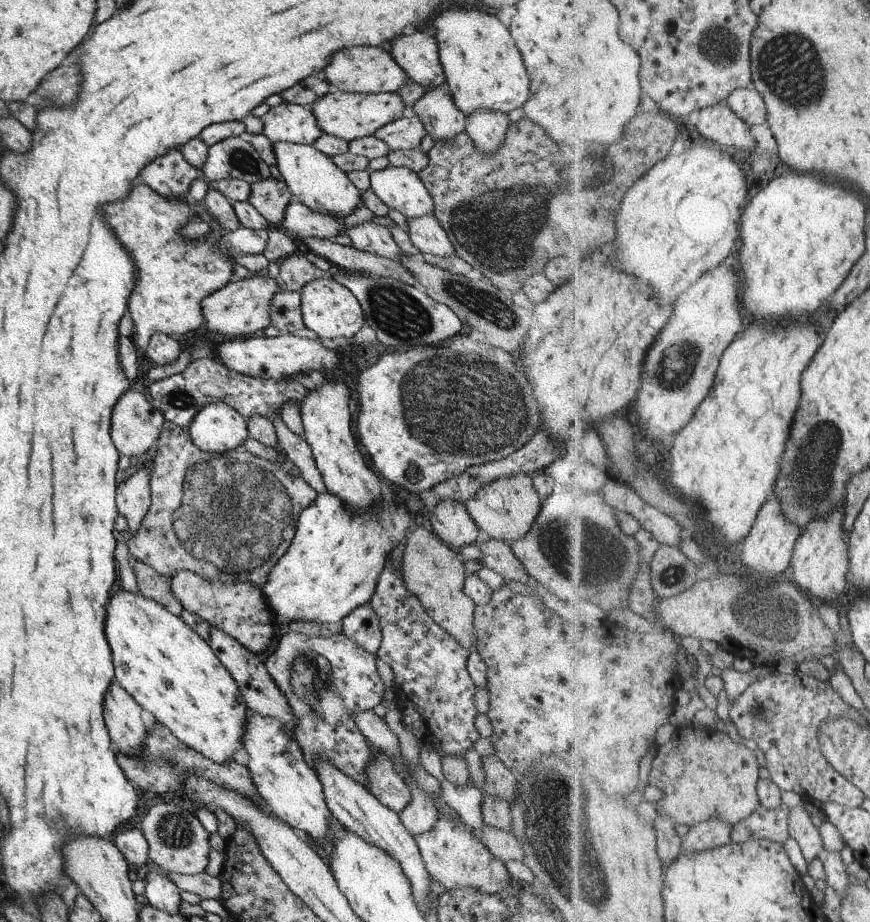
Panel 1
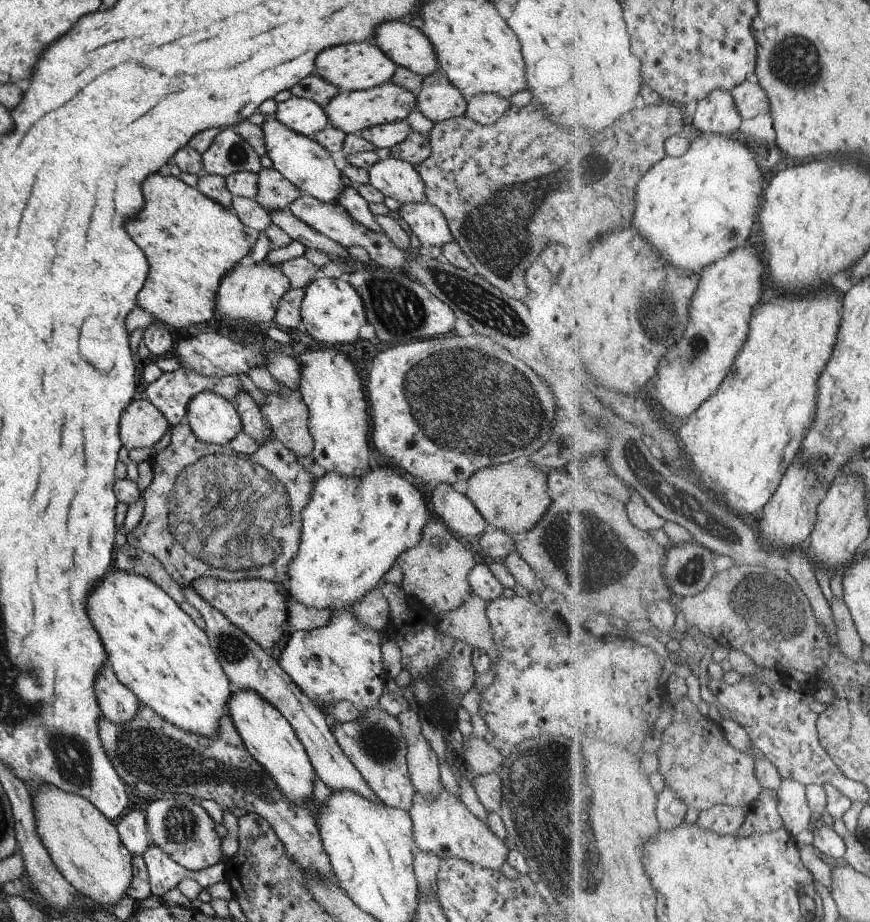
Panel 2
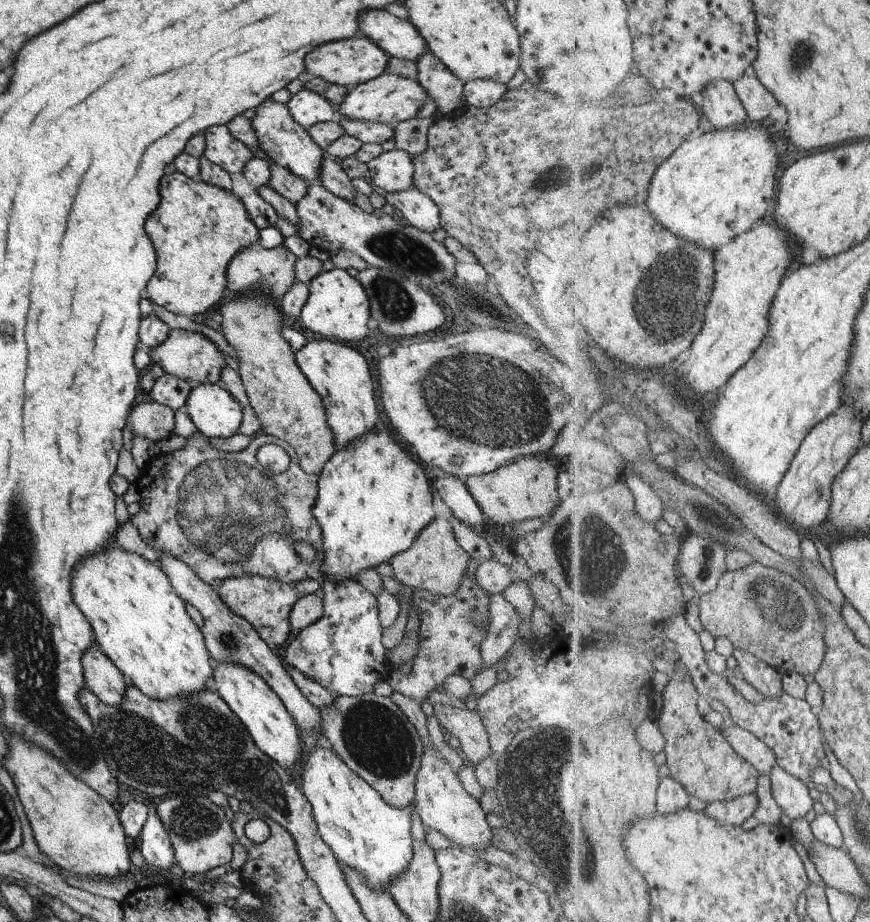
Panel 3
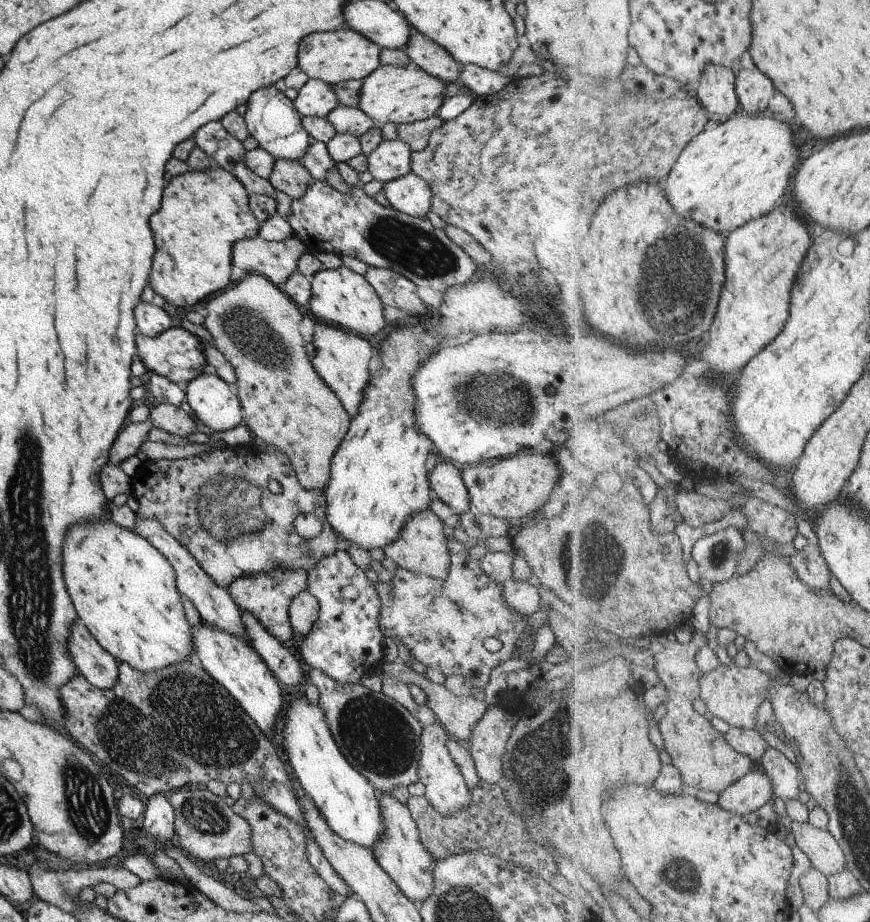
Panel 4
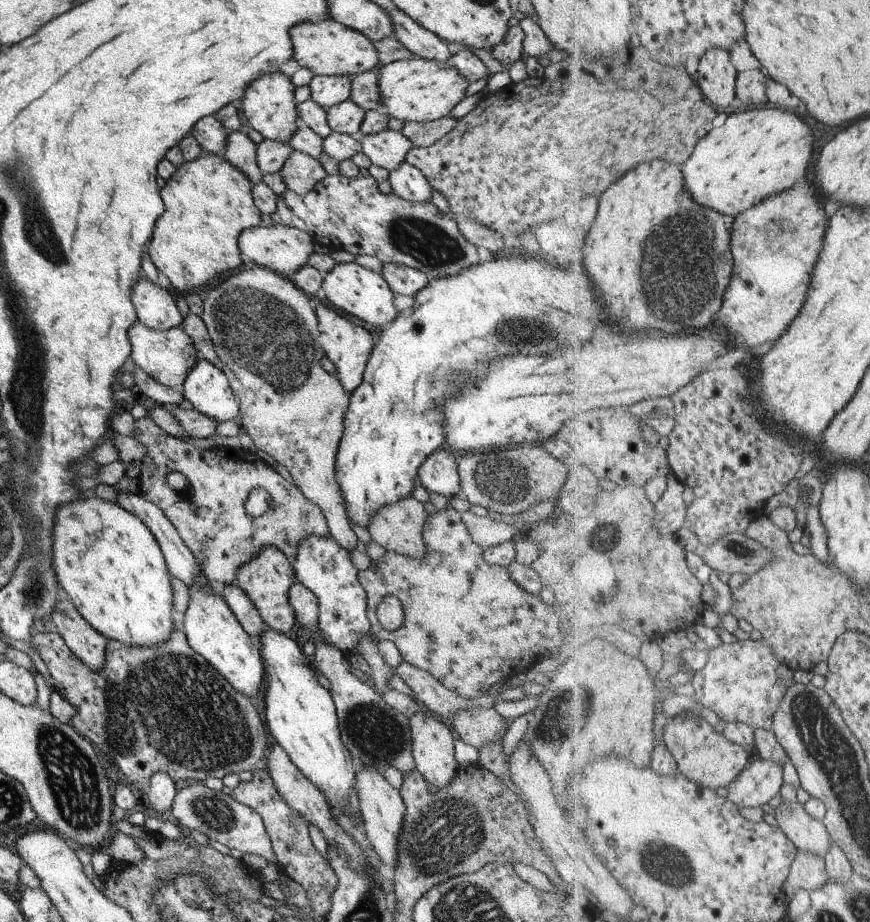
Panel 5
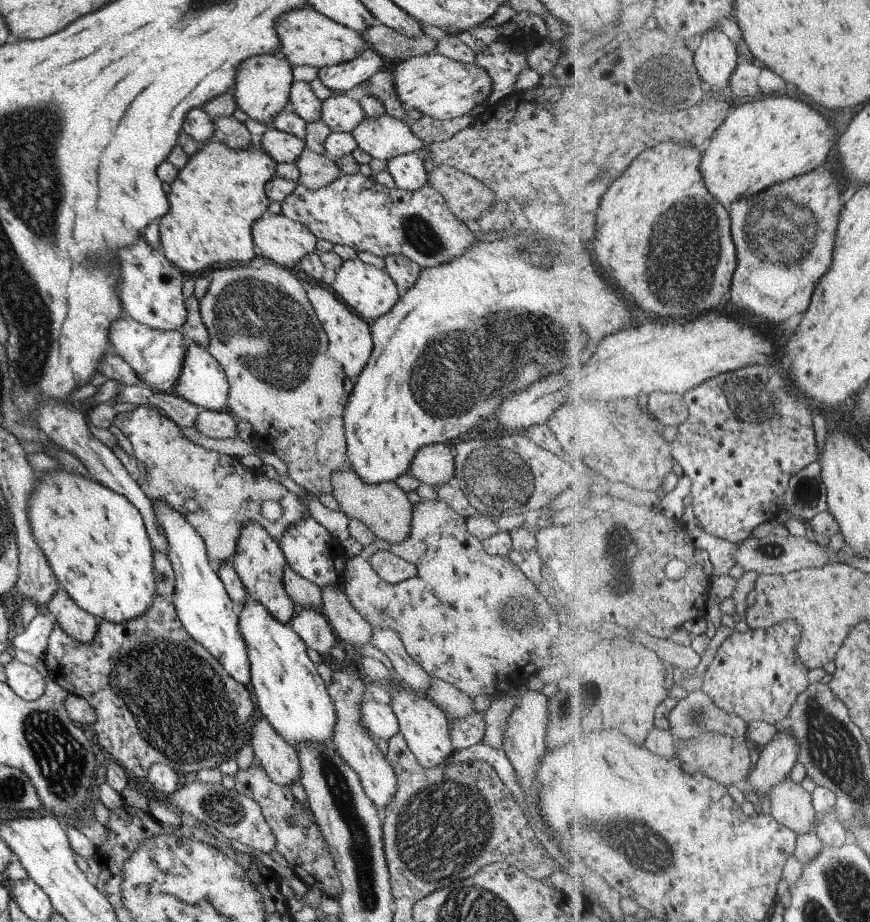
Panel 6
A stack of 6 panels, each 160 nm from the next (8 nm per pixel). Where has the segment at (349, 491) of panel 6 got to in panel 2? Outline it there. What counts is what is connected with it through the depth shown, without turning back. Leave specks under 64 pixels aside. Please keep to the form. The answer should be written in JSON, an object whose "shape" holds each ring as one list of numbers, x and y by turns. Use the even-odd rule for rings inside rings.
{"shape":[[429,520,422,528,419,542,396,558,402,574,399,588,438,615,455,610,470,593,467,575,475,566,473,553,468,546,461,545,441,520]]}

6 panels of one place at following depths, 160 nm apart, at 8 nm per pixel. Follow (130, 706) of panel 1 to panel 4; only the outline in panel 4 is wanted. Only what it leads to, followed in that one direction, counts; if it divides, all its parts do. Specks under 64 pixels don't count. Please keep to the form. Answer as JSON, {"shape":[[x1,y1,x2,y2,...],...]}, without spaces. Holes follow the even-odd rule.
{"shape":[[78,619,70,624,66,643,72,663,89,684,101,690,113,686,118,673,117,660,97,644]]}

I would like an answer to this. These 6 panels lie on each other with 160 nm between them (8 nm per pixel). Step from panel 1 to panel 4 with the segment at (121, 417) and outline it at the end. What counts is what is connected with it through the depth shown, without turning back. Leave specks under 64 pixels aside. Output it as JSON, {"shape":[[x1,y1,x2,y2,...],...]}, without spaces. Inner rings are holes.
{"shape":[[159,403,149,410,147,420,152,426,160,428,169,434,185,437,196,431,197,421,193,421,180,407,167,403]]}

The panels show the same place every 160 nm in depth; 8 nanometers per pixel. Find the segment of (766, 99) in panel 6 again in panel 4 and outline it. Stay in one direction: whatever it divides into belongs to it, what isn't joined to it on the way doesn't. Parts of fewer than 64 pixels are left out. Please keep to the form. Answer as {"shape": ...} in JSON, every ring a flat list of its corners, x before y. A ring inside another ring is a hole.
{"shape":[[747,112,736,113,733,117,721,119,721,122,712,130,703,131,698,134,683,150,681,156,677,159,673,172,667,178,667,194,674,209,685,218,693,219,698,224,705,225,720,233,730,233,732,230,738,229,740,226,746,225,747,222,758,219,770,213,771,210,775,210,781,202,781,198,787,194,789,186,791,186,791,180,795,178,799,170,799,165,803,158,797,158,799,156,799,148,795,144,795,138,793,138,793,128,787,124,787,122,781,122,777,118,772,118,771,113,759,113,749,114]]}

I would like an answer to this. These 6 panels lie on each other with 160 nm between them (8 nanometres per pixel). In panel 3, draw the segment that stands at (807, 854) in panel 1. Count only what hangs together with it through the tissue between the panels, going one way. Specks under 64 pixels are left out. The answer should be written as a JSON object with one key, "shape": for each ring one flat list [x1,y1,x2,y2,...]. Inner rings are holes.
{"shape":[[781,764,773,768,769,775,772,779,772,794,783,813,792,821,799,818,810,818,813,810,813,798,805,781,790,774]]}

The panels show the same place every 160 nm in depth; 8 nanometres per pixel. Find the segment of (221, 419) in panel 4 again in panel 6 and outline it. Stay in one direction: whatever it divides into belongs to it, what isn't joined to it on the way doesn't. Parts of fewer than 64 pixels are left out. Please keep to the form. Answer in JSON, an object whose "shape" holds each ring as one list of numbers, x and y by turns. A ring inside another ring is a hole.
{"shape":[[189,344,173,393,195,405,197,409,223,411,228,382,219,363,198,344]]}

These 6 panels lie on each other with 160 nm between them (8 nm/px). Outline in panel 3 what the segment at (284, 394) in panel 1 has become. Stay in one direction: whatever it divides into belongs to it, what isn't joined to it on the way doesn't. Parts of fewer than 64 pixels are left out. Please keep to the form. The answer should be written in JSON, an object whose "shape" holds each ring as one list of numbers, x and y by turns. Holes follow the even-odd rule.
{"shape":[[165,373,154,380,153,387,148,394,151,401,167,406,171,411,176,411,185,405,192,387,190,382,179,380]]}

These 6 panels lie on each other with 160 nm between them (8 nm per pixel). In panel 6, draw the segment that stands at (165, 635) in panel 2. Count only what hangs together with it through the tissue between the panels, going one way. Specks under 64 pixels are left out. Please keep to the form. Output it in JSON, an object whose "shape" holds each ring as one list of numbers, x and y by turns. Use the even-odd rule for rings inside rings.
{"shape":[[59,468,41,471,37,478,28,494,28,525,34,543,45,555,59,588,97,621,117,623,142,615,150,607,153,595,157,594,152,573,153,548,139,511,123,495,90,477]]}

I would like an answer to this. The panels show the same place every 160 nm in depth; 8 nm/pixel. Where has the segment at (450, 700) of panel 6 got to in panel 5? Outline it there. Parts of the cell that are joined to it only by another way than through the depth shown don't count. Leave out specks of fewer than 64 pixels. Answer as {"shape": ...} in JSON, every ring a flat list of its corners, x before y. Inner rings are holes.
{"shape":[[491,708,466,709,454,712,450,718,457,736,465,743,474,746,476,750,485,743,501,741,505,732,504,722,507,721]]}

